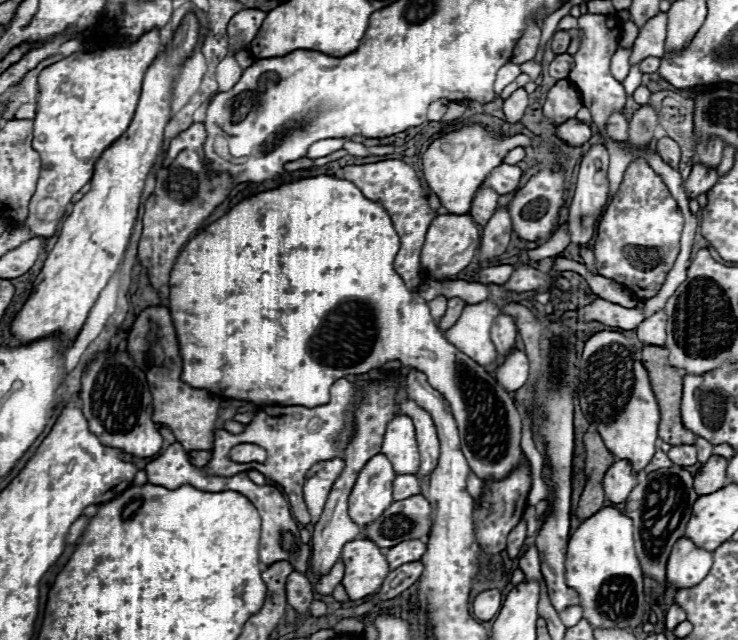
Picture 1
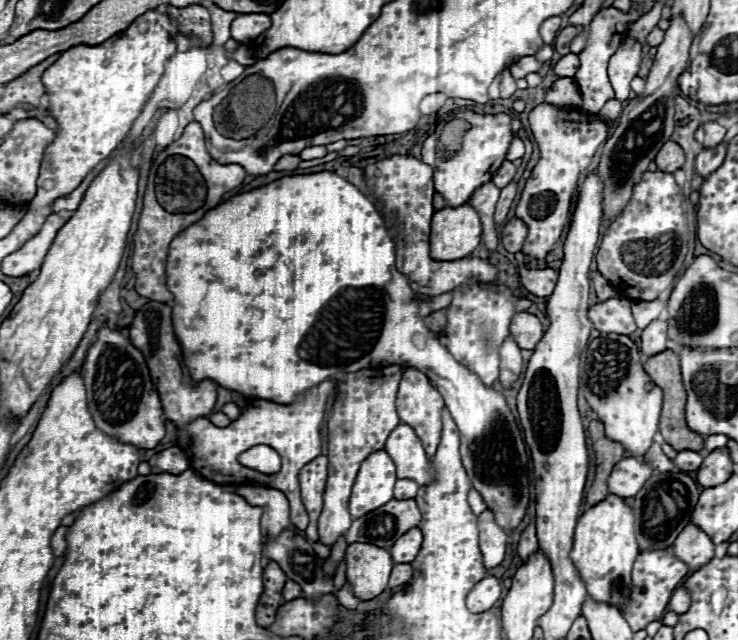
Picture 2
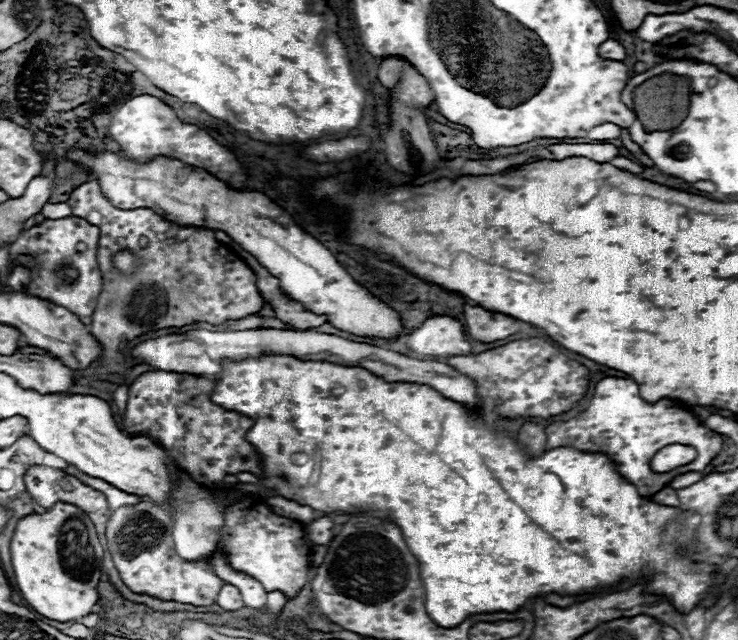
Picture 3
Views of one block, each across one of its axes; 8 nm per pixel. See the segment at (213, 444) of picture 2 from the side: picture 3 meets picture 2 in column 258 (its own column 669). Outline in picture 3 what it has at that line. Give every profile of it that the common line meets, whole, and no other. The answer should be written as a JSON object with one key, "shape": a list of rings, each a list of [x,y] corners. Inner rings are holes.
{"shape":[[[626,378],[600,380],[594,386],[594,394],[588,408],[580,412],[576,418],[570,418],[566,422],[552,422],[546,428],[546,436],[548,436],[546,450],[558,448],[558,446],[572,446],[584,452],[606,454],[614,462],[618,474],[630,484],[634,484],[642,498],[654,496],[680,474],[706,470],[722,450],[722,436],[706,428],[704,422],[690,408],[684,410],[674,400],[668,400],[668,398],[656,404],[648,404],[646,400],[640,398],[636,382]],[[668,444],[692,446],[696,448],[698,456],[694,462],[682,468],[676,468],[672,472],[664,472],[664,474],[652,472],[652,468],[648,466],[652,456]]]}

